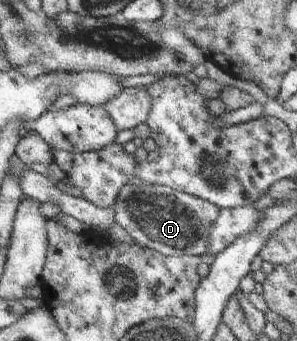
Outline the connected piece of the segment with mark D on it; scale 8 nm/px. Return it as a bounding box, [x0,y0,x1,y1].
[109,184,220,256]

